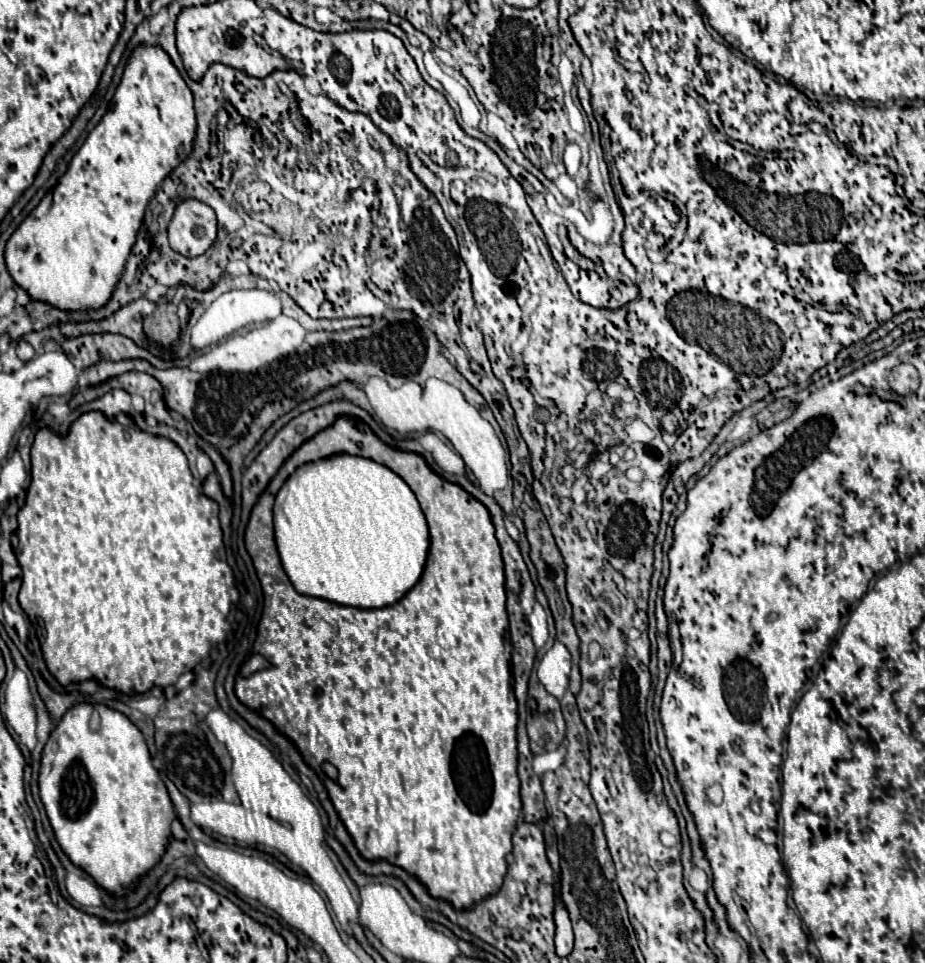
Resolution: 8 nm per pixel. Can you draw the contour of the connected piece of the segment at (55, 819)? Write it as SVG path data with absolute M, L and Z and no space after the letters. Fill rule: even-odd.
M81 702L81 704L75 704L73 708L69 708L63 714L63 718L57 722L57 726L53 728L53 732L51 732L51 736L49 736L49 740L47 740L45 748L43 748L41 770L39 770L39 790L41 790L41 800L45 804L49 822L53 826L53 830L55 830L55 838L61 844L61 848L65 850L65 854L71 858L73 864L77 864L87 874L91 874L95 878L95 882L99 886L103 886L107 892L111 892L111 894L125 894L125 892L129 892L131 890L131 882L137 880L141 874L145 874L149 868L153 868L157 864L157 860L165 852L167 842L171 840L171 822L175 818L175 810L173 810L173 804L169 800L167 788L165 788L163 780L159 778L159 772L151 764L151 754L149 754L149 748L145 744L145 738L143 738L141 730L123 712L113 710L113 708L105 706L105 704ZM95 714L99 716L97 728L93 728L93 720L91 720Z

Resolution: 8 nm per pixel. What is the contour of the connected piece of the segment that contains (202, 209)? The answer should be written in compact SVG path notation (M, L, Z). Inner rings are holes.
M181 200L169 222L169 244L175 252L183 256L203 254L217 236L215 212L195 200Z

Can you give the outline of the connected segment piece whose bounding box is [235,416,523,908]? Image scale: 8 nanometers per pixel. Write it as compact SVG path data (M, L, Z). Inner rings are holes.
M339 416L329 428L325 428L325 430L321 430L321 432L317 432L313 438L309 438L309 440L305 440L287 460L285 460L285 464L279 468L279 472L275 474L275 478L269 482L269 486L267 486L267 490L259 496L259 500L257 500L257 504L253 506L253 512L251 512L251 518L249 518L249 522L245 531L245 546L249 554L251 554L251 558L253 558L253 564L255 564L255 570L257 570L257 576L259 576L259 582L261 582L261 590L263 590L263 612L261 612L261 620L259 620L259 630L257 630L257 638L255 638L255 644L253 644L253 650L257 652L257 654L261 654L267 662L269 662L269 666L267 668L263 668L263 670L259 670L259 672L253 672L251 676L239 676L239 680L237 680L237 686L235 686L235 694L237 694L237 698L245 704L245 706L249 706L249 708L253 708L253 710L257 710L259 714L263 714L267 720L271 720L283 734L287 734L297 746L299 746L299 750L301 750L301 754L303 754L303 758L305 758L305 762L319 774L319 776L325 776L325 780L331 784L331 786L325 786L327 788L327 792L329 792L329 798L331 798L331 802L333 802L333 806L335 806L335 810L339 812L339 818L343 820L343 824L345 824L345 828L347 828L347 832L351 834L351 838L355 840L355 846L359 848L359 852L361 852L361 856L363 858L367 858L367 860L379 860L379 858L385 858L385 860L391 860L391 864L399 864L401 868L407 868L407 872L411 872L413 876L419 876L419 880L423 880L423 884L427 884L427 890L431 892L431 896L439 896L439 898L445 898L447 902L451 902L453 904L453 908L467 908L467 904L473 904L475 900L483 900L483 896L491 896L491 892L495 892L495 888L499 888L499 884L503 884L503 878L505 878L505 872L507 872L507 862L505 862L505 858L507 858L507 854L511 852L511 834L513 834L513 830L515 830L515 824L517 824L517 820L519 820L519 814L521 814L521 796L519 796L519 776L517 776L517 738L515 738L515 728L517 728L517 700L515 700L515 694L513 694L513 672L511 672L511 638L509 638L509 620L507 615L507 610L505 610L505 572L503 572L503 558L501 558L501 548L499 548L499 542L497 542L497 538L495 538L495 528L493 528L493 522L491 522L491 516L489 516L489 510L479 502L479 500L475 500L469 492L465 492L459 484L453 484L453 482L447 482L447 480L443 480L439 474L435 474L433 470L431 470L431 466L423 460L423 456L419 456L419 454L415 454L415 452L403 452L403 450L397 450L397 448L393 448L393 446L387 446L385 442L381 442L377 436L375 436L375 432L367 426L367 424L363 424L363 422L359 422L359 420L355 420L355 418L351 418L351 416ZM341 452L345 452L345 454L355 454L355 456L363 456L363 458L371 458L371 460L375 460L375 462L379 462L379 464L383 464L383 466L387 466L387 468L391 468L395 474L399 474L407 484L409 484L409 488L415 492L415 496L417 496L417 500L419 500L419 504L421 504L421 508L423 508L423 514L425 514L425 518L427 518L427 524L429 524L429 540L431 540L431 546L429 546L429 558L427 558L427 564L425 564L425 570L423 570L423 576L421 576L421 580L417 582L417 586L415 588L411 588L399 602L395 602L395 604L391 604L391 606L385 606L385 608L377 608L377 610L361 610L361 608L351 608L351 606L339 606L339 604L331 604L331 602L327 602L327 600L319 600L319 598L311 598L311 596L303 596L303 594L299 594L299 592L295 592L295 588L293 588L293 584L289 582L289 578L287 578L287 574L285 574L285 570L283 570L283 566L281 566L281 562L279 562L279 554L277 554L277 546L275 546L275 538L273 538L273 508L271 508L271 504L273 504L273 498L275 498L275 492L281 488L281 484L287 480L287 476L291 474L291 472L295 472L299 466L303 466L303 464L307 464L307 462L313 462L313 460L321 460L323 456L331 456L331 454L341 454ZM325 762L329 762L329 764L333 764L335 768L337 768L337 780L331 780L323 770L321 770L321 766L325 764ZM459 788L465 788L465 800L461 798L461 794L459 794Z

